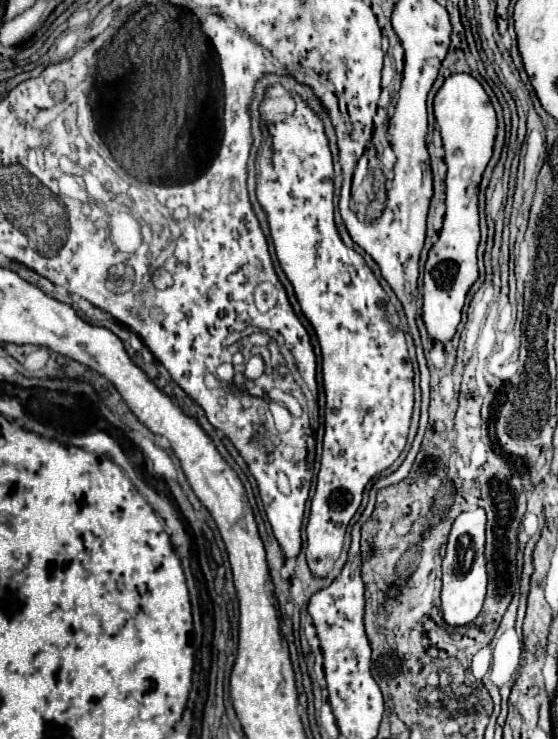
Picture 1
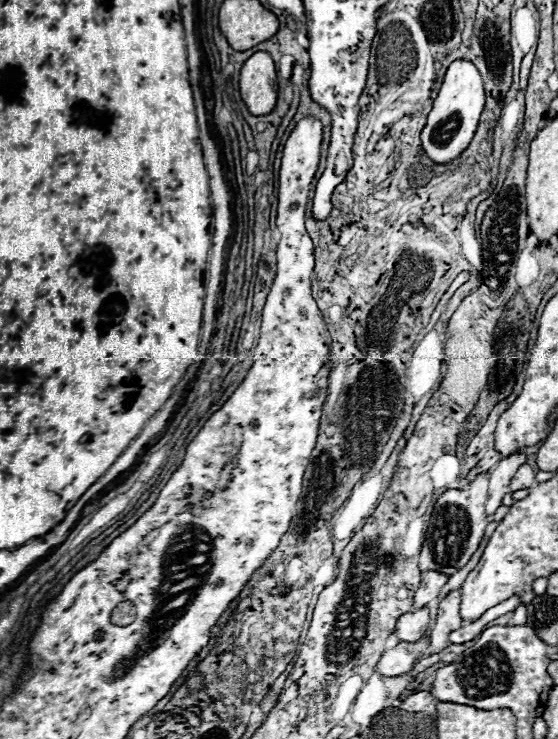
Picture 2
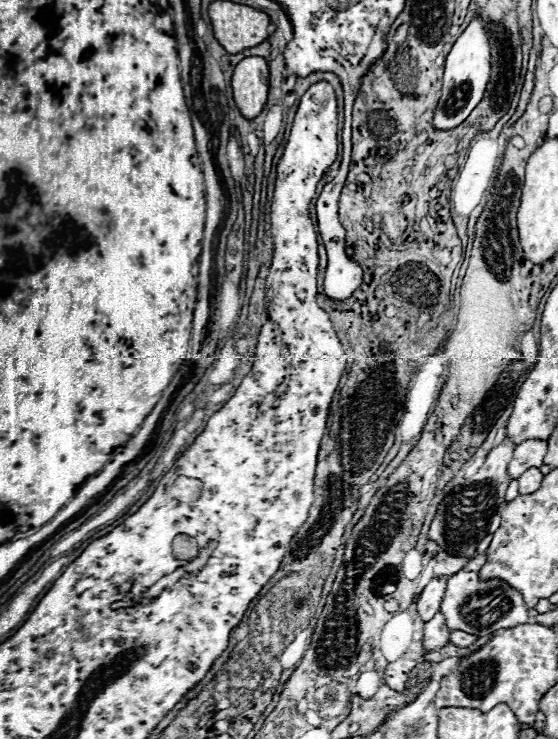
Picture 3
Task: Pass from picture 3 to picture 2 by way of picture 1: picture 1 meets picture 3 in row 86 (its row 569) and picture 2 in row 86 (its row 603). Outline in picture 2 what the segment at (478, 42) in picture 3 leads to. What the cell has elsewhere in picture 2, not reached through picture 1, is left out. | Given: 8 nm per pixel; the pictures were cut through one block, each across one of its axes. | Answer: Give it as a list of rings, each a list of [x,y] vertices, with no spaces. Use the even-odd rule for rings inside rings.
[[[454,60],[444,76],[442,88],[434,100],[434,108],[428,114],[428,122],[422,130],[422,148],[426,150],[426,154],[438,162],[438,164],[446,164],[454,158],[458,158],[462,154],[462,150],[468,148],[480,114],[484,110],[484,86],[482,86],[482,78],[474,66],[474,62],[470,60]]]

